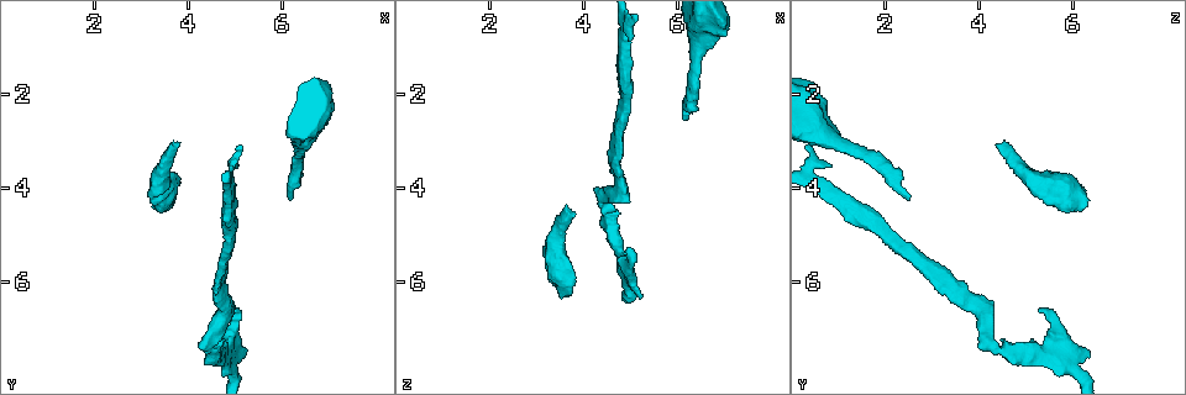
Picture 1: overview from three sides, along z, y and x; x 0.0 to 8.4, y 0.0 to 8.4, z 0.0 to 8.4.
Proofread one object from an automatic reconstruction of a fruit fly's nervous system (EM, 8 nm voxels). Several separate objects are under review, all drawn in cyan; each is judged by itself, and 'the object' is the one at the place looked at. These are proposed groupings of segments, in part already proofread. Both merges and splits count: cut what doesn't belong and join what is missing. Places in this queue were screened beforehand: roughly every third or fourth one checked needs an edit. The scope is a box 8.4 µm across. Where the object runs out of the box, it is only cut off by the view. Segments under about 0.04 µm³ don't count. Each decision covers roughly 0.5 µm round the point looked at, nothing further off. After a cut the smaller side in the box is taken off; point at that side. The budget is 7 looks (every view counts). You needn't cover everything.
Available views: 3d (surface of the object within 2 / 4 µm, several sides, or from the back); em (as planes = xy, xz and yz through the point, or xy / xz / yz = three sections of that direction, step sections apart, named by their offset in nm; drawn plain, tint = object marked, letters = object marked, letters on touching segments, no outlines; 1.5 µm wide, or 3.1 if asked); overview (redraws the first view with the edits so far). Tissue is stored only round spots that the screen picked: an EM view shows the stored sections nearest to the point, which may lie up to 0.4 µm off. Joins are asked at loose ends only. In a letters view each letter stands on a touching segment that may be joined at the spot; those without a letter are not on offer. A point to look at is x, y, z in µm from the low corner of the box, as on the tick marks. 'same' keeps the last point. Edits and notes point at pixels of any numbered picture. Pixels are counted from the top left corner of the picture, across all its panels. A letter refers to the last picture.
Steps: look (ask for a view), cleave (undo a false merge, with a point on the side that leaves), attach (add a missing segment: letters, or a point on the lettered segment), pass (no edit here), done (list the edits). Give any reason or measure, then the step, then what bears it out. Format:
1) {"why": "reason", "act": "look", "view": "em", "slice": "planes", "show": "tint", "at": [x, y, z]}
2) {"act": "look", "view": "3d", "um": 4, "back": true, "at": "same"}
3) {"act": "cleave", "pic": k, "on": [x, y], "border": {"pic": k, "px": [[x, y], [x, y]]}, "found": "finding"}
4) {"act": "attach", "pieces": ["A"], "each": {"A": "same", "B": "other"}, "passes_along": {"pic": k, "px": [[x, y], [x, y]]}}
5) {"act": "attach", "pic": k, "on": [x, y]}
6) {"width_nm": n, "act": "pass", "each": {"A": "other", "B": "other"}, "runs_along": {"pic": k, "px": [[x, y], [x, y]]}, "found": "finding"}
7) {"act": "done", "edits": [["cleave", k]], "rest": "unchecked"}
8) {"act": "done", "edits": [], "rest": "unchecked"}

{"why": "abrupt turn", "act": "look", "view": "em", "slice": "xz", "step": 8, "show": "tint", "at": [4.45, 7.45, 4.35]}

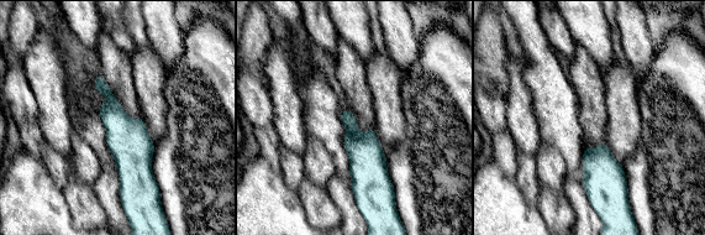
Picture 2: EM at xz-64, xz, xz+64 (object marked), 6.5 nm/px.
{"act": "look", "view": "em", "slice": "planes", "show": "letters", "at": "same"}

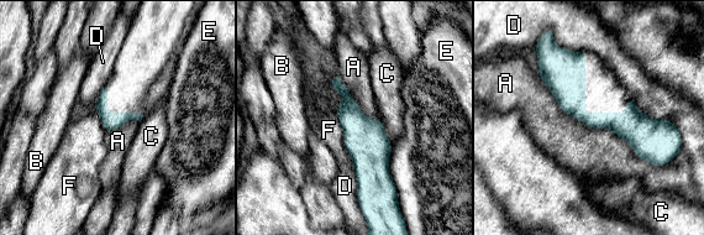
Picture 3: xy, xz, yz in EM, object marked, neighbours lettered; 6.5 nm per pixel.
{"width_nm": 120, "act": "pass", "each": {"A": "other", "B": "other", "C": "other", "D": "other", "E": "other", "F": "other"}, "border": {"pic": 3, "px": [[537, 71], [563, 111], [665, 165]]}, "found": "all the same neuron"}

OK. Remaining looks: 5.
{"why": "long arm stops here", "act": "look", "view": "3d", "um": 2, "at": [6.20, 4.25, 2.50]}

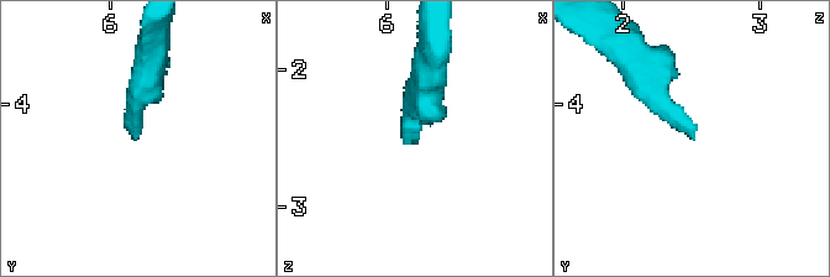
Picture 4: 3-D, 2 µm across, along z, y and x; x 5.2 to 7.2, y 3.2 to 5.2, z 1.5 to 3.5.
{"why": "now the EM", "act": "look", "view": "em", "slice": "xy", "step": 8, "show": "letters", "at": [6.16, 4.24, 2.52]}

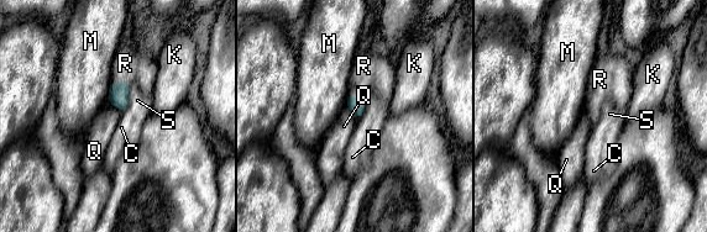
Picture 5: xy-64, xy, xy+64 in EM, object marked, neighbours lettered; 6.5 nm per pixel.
{"act": "attach", "pieces": ["R"], "each": {"C": "other", "K": "other", "M": "other", "Q": "other", "R": "same", "S": "other"}, "passes_along": {"pic": 5, "px": [[118, 90], [121, 82], [125, 63]]}, "found": "it goes on there"}

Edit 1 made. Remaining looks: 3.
{"why": "calibre changes", "act": "look", "view": "3d", "um": 4, "at": [6.55, 3.00, 0.85]}

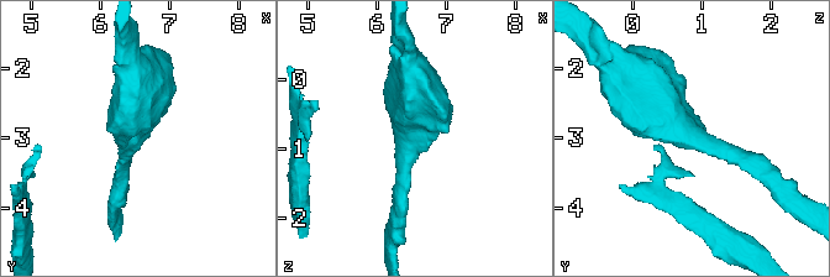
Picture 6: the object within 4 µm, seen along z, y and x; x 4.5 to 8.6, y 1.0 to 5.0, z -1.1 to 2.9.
{"act": "look", "view": "em", "slice": "planes", "show": "letters", "at": [6.55, 2.95, 0.90]}

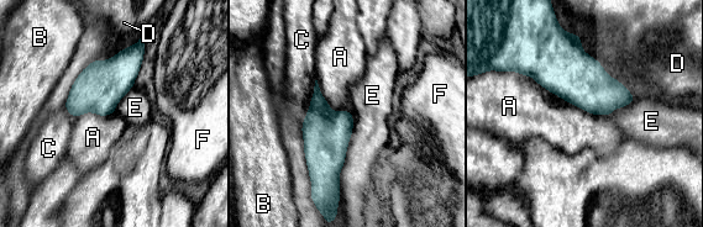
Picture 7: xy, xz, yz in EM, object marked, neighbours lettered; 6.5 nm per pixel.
{"longest_contact_nm": ["E", 480], "act": "pass", "each": {"A": "other", "B": "other", "C": "other", "D": "other", "E": "other", "F": "other"}, "border": {"pic": 7, "px": [[353, 115], [353, 130], [339, 188]]}, "found": "all the same neuron"}

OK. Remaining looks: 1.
{"act": "done", "edits": [["attach", 5]], "rest": "unchecked"}

